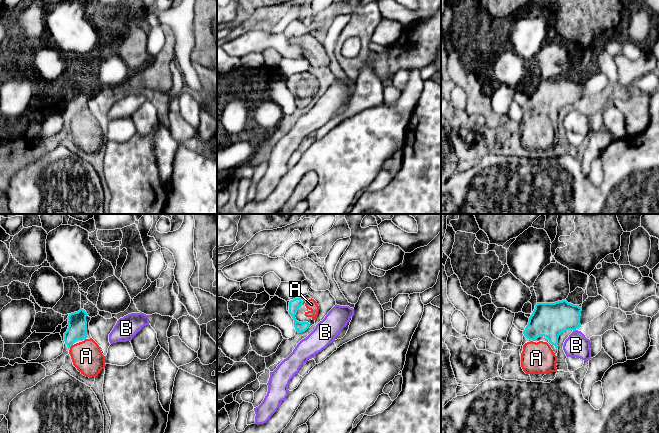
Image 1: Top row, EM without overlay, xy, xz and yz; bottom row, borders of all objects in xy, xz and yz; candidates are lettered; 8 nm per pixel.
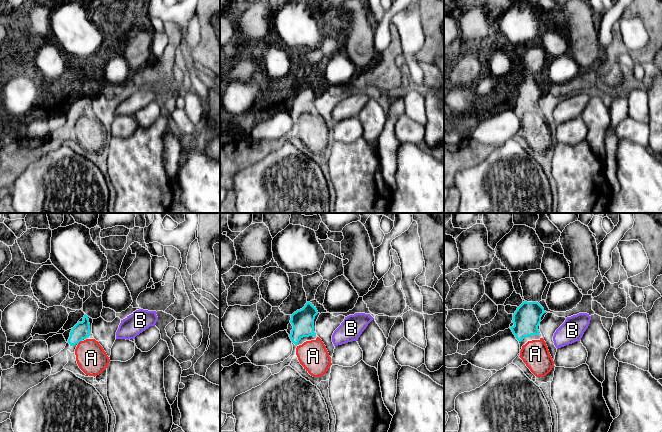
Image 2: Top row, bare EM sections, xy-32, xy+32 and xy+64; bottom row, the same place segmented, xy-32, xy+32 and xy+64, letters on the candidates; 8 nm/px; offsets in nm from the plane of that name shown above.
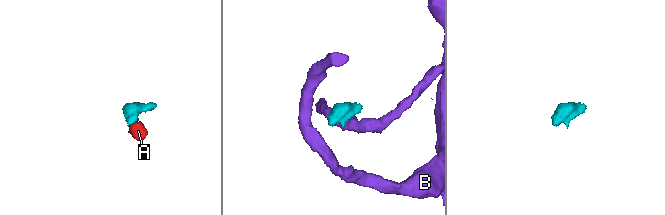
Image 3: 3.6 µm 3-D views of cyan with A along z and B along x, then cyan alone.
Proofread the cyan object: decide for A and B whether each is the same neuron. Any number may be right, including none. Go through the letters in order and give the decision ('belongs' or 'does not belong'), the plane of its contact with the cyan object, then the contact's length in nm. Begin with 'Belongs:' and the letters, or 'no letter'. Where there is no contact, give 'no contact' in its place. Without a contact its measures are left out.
Belongs: A
A: belongs | xy | 40 nm
B: does not belong | yz | 30 nm

